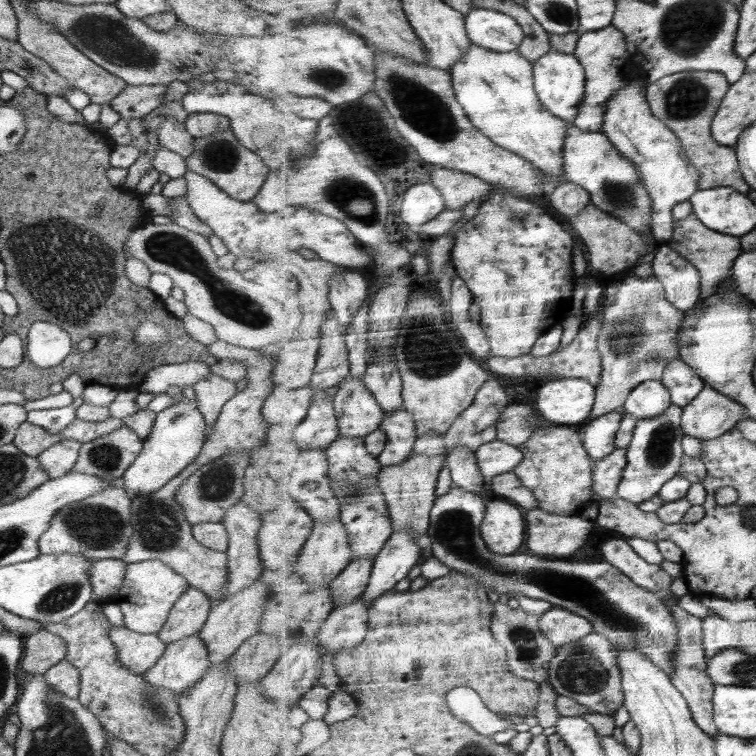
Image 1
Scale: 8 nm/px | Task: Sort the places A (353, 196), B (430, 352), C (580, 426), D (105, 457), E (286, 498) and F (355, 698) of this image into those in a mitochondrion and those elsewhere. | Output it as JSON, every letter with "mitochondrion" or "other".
{"A":"mitochondrion","B":"mitochondrion","C":"other","D":"mitochondrion","E":"other","F":"other"}

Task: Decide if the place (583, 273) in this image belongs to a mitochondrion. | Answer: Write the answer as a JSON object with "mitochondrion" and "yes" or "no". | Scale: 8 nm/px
{"mitochondrion":"no"}

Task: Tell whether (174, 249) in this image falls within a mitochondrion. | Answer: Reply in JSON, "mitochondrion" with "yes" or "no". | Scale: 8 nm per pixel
{"mitochondrion":"yes"}

